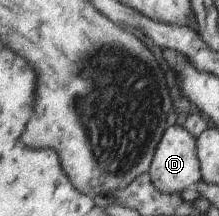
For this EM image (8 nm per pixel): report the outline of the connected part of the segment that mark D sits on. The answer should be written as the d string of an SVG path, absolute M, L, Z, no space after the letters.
M175 123L168 129L165 129L146 172L149 175L149 181L153 188L163 194L180 193L186 187L196 185L201 180L200 162L197 160L196 139L184 129L183 125Z

